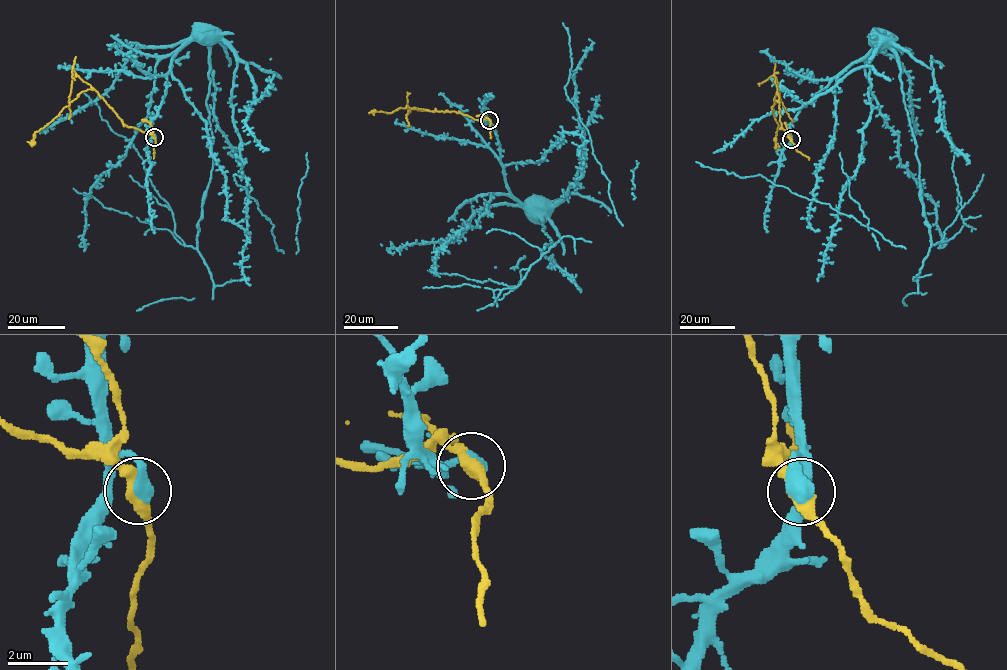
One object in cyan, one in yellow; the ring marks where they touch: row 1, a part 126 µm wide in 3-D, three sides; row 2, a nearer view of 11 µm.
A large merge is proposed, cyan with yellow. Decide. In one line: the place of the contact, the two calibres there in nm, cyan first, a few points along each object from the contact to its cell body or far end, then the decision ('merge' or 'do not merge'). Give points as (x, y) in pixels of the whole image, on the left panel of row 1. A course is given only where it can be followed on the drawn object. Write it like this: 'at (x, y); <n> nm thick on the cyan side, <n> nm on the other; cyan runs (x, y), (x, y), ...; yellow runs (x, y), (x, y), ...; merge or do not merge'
at (154, 137); 550 nm thick on the cyan side, 440 nm on the other; cyan runs (154, 137), (151, 120), (166, 92), (171, 60), (203, 28); yellow runs (154, 137), (124, 124), (98, 93), (88, 89), (35, 133), (32, 144); do not merge

